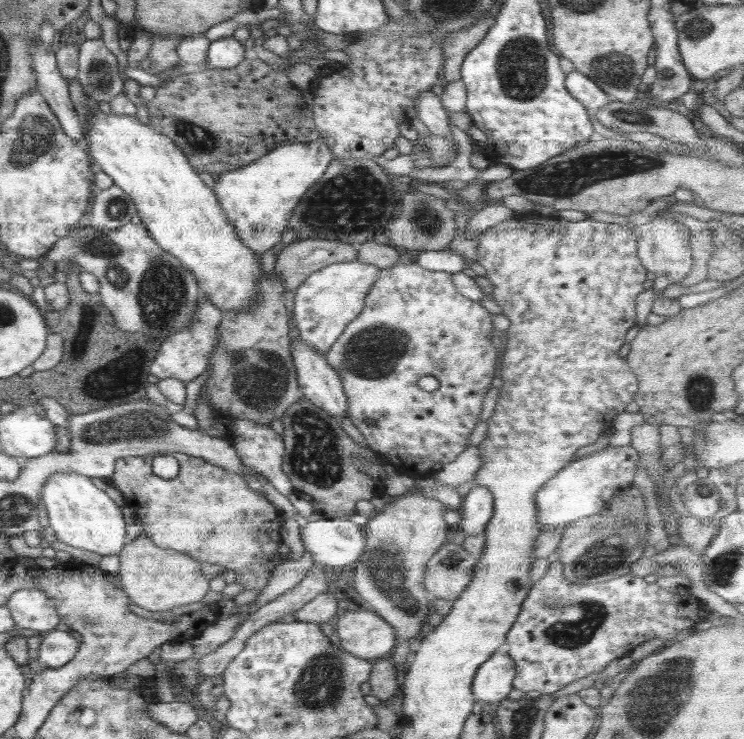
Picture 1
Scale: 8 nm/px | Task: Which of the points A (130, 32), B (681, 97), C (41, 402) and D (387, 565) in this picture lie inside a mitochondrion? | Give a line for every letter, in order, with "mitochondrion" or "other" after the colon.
A: other
B: other
C: other
D: mitochondrion

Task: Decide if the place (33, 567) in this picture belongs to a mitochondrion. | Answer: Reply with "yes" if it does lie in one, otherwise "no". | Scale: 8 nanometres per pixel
no

